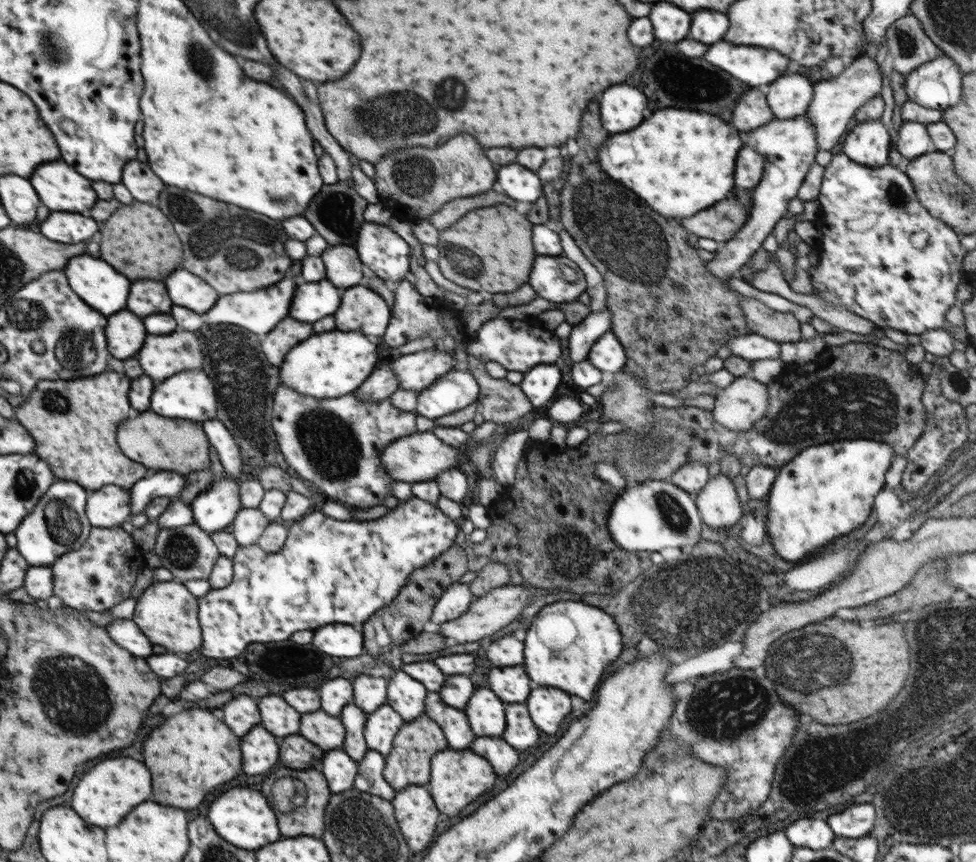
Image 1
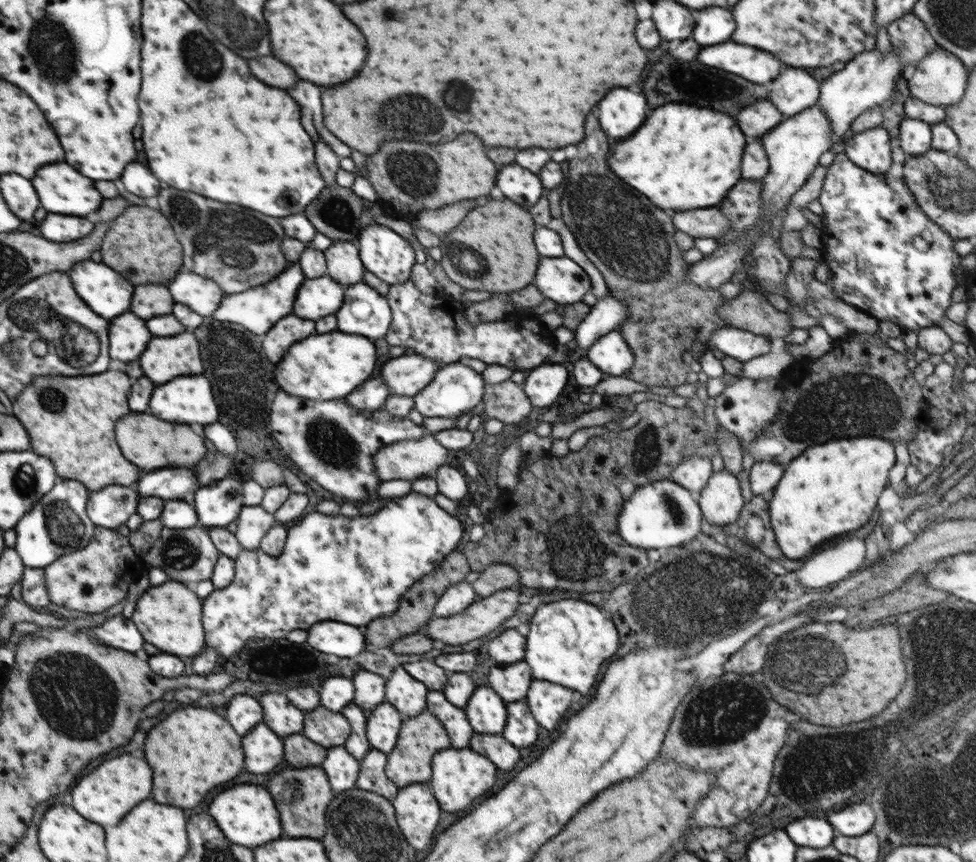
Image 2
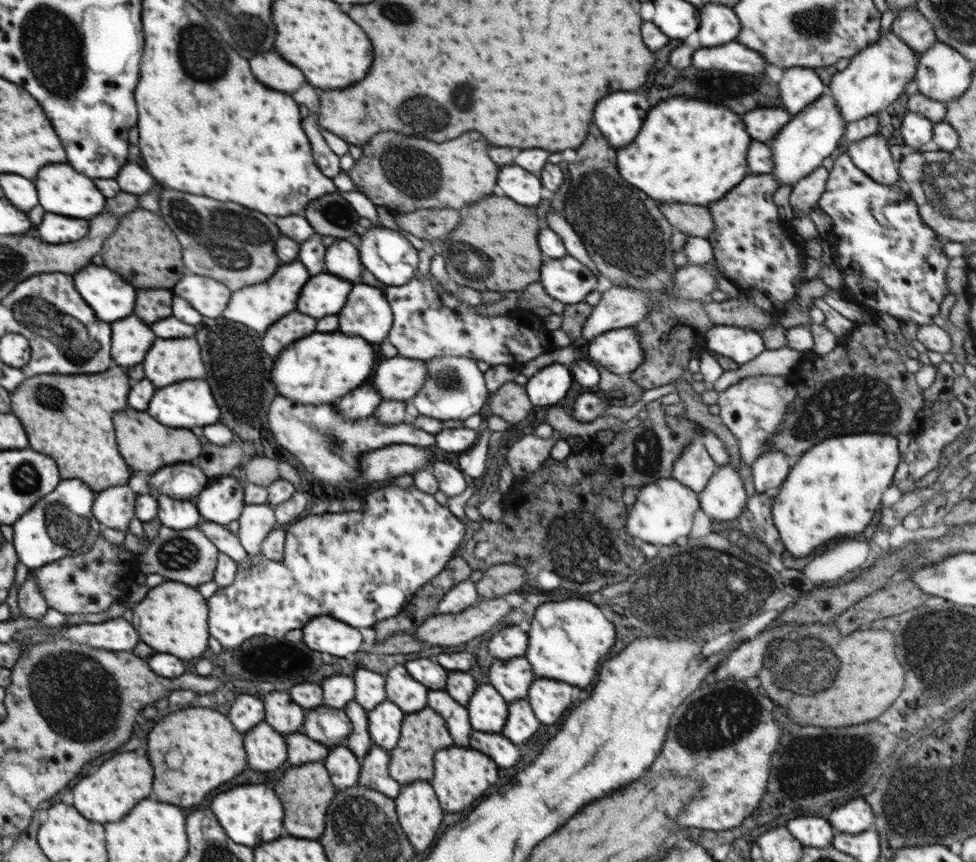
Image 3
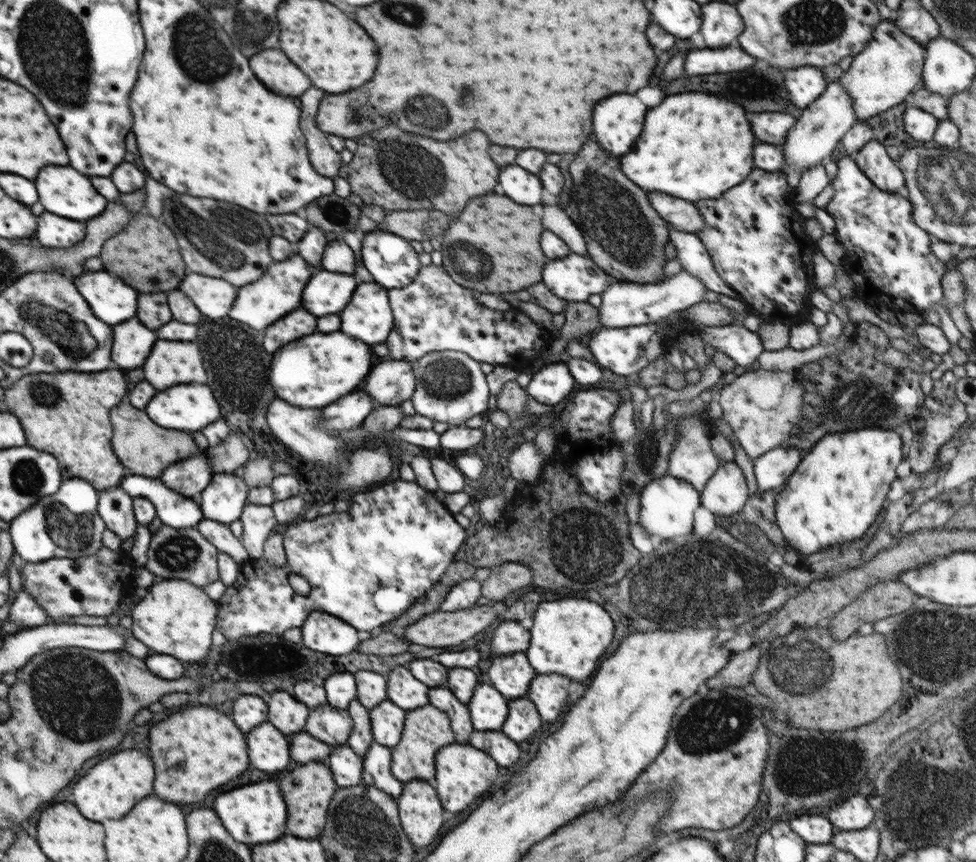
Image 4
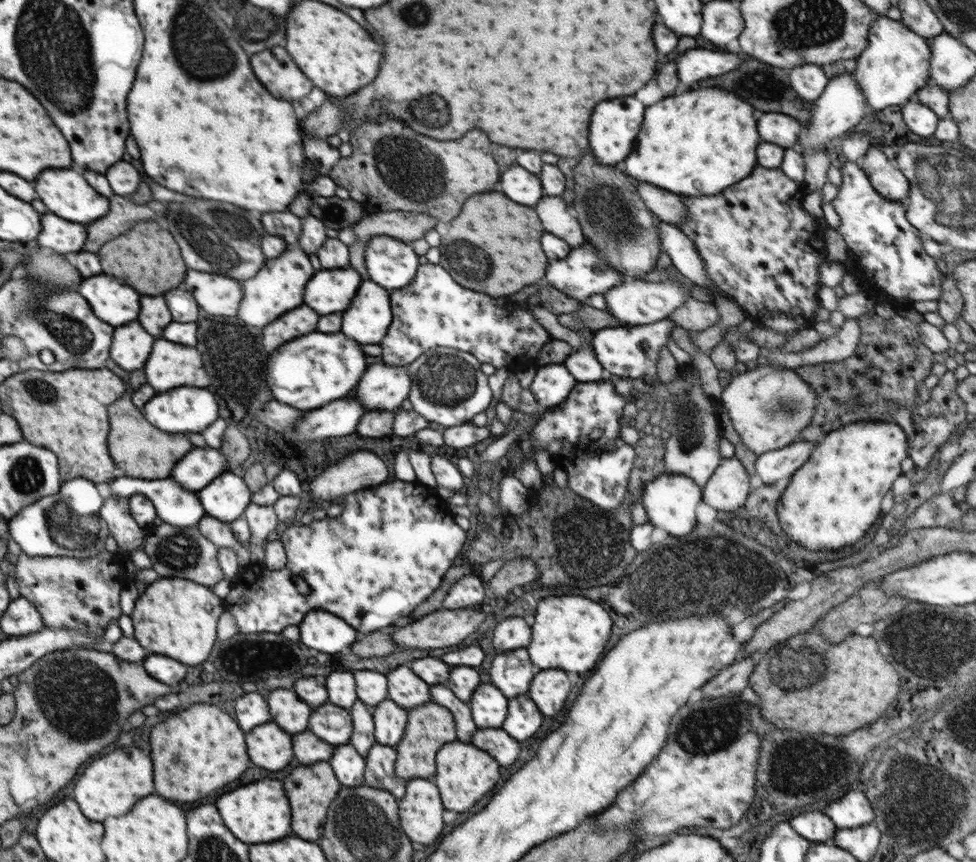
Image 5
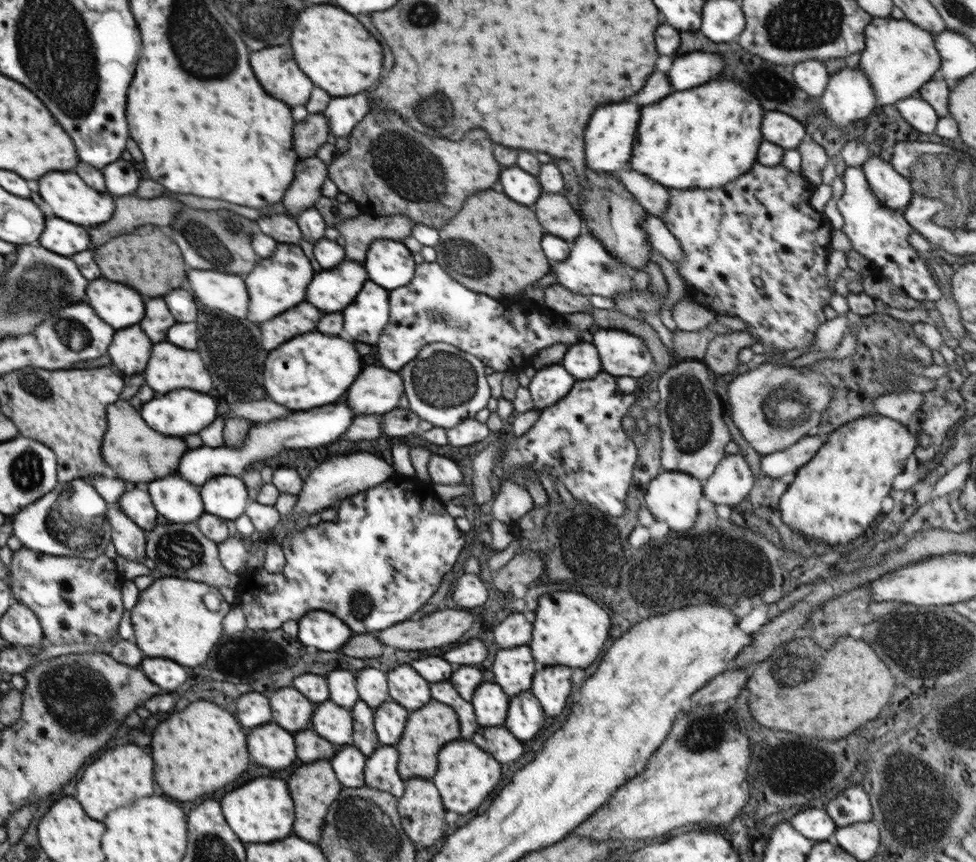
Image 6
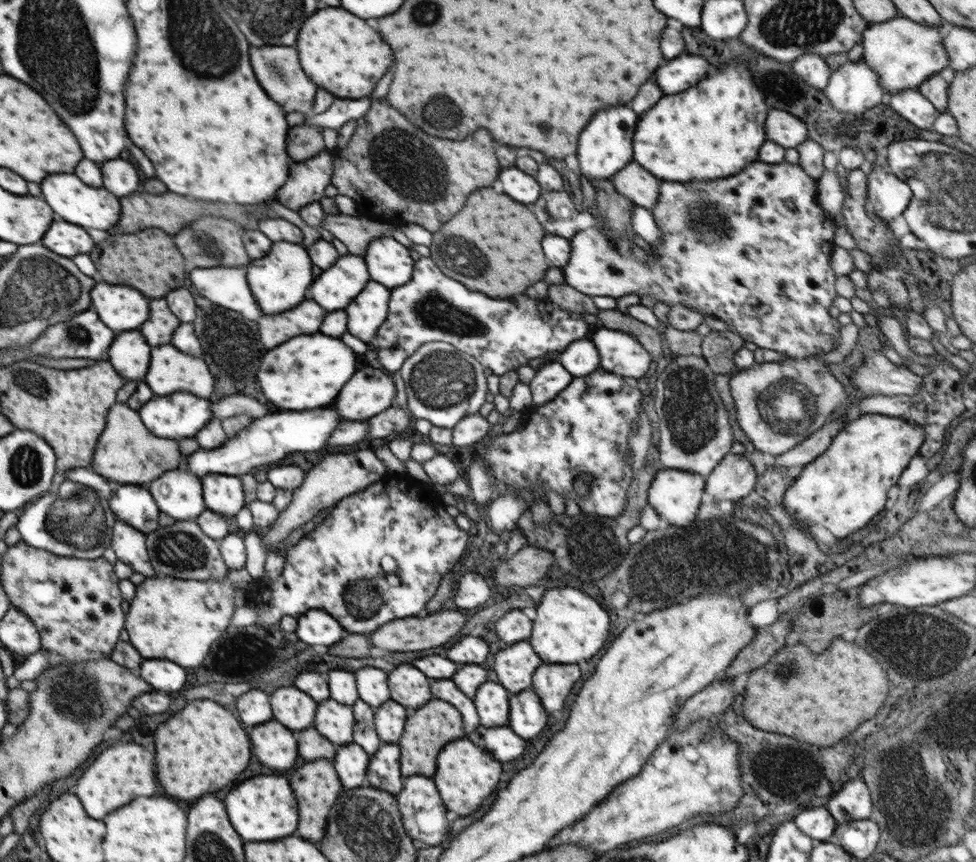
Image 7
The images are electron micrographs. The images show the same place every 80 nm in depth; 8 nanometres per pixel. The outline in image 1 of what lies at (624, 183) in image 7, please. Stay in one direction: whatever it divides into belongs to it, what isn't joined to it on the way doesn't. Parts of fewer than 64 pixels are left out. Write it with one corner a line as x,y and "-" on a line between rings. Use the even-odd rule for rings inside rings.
729,195
714,206
679,221
688,233
711,238
720,244
730,240
743,227
749,214
735,195

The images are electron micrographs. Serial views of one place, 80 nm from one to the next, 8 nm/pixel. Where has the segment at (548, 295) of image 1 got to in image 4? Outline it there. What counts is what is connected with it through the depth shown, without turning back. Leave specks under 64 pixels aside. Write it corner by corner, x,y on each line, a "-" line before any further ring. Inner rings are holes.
570,253
544,266
544,284
568,302
586,302
592,294
602,294
609,274
590,255

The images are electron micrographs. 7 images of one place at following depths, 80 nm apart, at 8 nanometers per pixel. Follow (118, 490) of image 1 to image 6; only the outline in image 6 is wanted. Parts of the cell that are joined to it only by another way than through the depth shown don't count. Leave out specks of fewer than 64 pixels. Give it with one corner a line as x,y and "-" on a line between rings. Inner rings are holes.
108,503
106,516
111,526
111,542
116,553
126,560
142,564
146,560
144,532
128,516
122,513
119,504

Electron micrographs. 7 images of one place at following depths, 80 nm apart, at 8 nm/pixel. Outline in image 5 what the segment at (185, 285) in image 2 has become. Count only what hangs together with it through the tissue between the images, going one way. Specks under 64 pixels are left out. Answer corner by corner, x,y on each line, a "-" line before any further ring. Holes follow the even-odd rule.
188,270
184,280
186,288
194,294
200,308
214,316
236,316
242,302
240,281
219,274
204,274

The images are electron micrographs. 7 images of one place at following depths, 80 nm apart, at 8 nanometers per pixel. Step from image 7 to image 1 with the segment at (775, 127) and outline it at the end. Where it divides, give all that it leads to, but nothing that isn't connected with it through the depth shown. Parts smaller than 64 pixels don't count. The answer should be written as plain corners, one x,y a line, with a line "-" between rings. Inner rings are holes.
748,90
734,108
732,126
740,132
750,132
772,122
774,118
774,113
766,102
765,90

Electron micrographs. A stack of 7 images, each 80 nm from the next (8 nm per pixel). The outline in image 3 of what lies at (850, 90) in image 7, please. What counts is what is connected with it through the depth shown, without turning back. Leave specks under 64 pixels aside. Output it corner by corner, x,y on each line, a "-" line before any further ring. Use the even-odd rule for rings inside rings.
823,93
813,104
792,115
786,126
768,143
774,161
772,176
781,186
794,186
802,177
808,177
808,174
819,169
825,158
842,149
846,129
846,119
836,100
830,94

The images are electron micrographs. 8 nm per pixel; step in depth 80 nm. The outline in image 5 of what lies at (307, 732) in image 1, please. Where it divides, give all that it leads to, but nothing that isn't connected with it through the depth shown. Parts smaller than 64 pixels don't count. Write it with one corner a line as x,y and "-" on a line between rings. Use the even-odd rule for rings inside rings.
326,701
312,711
308,728
328,744
348,744
353,733
353,720
346,709

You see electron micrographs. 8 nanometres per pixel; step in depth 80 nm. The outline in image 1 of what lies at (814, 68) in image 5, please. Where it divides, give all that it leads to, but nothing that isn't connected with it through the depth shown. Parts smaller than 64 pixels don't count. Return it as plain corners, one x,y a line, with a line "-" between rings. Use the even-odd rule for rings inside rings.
792,68
785,73
786,76
779,76
766,87
765,95
768,96
766,102
776,119
791,119
806,115
812,103
814,84
808,76
800,76
796,72
803,72
803,70

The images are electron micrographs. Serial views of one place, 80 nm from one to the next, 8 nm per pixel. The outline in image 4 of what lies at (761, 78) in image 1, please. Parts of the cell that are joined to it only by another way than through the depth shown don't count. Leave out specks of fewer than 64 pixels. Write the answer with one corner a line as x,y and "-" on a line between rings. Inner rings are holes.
718,48
718,50
692,50
686,54
684,74
718,74
718,72
738,72
750,68
756,59
739,48

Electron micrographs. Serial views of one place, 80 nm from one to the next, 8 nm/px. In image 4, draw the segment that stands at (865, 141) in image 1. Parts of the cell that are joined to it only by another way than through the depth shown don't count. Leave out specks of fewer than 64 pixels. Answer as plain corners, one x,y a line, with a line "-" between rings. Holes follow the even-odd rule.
874,138
852,155
857,166
880,189
905,193
905,178
888,153
884,140

